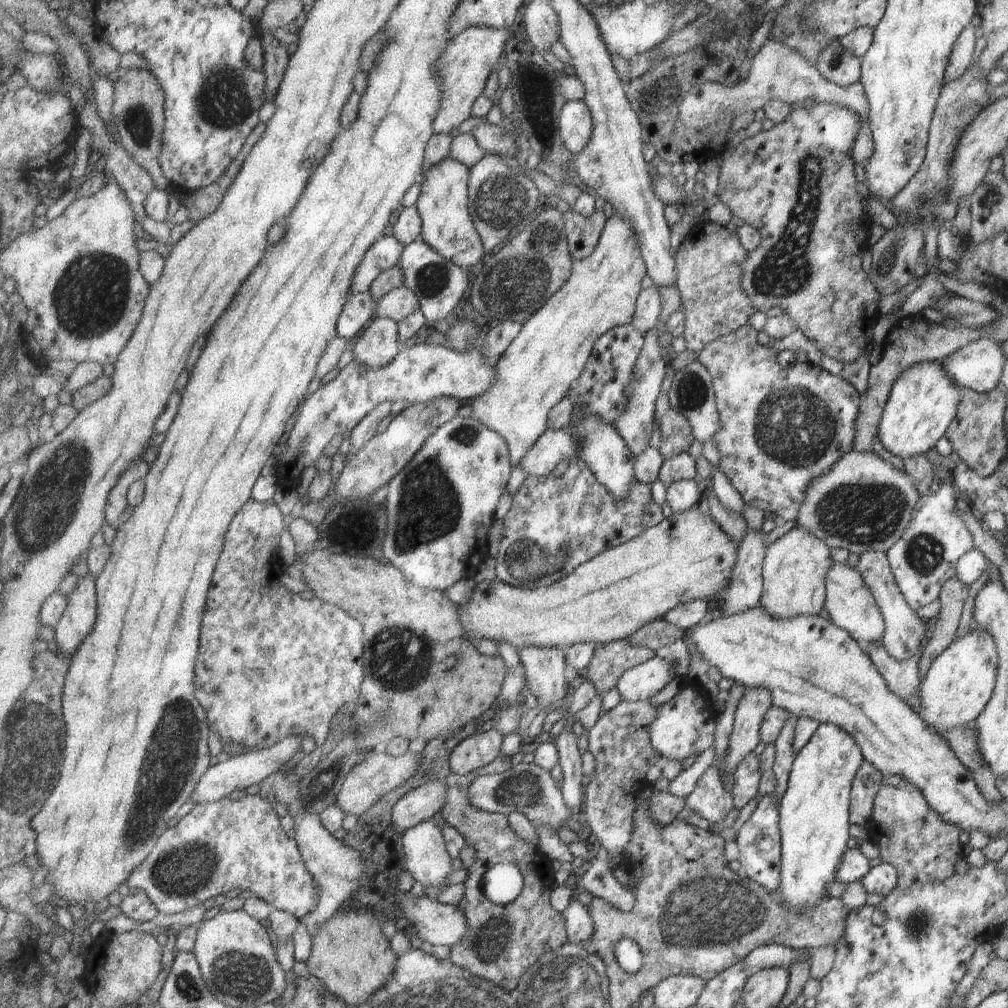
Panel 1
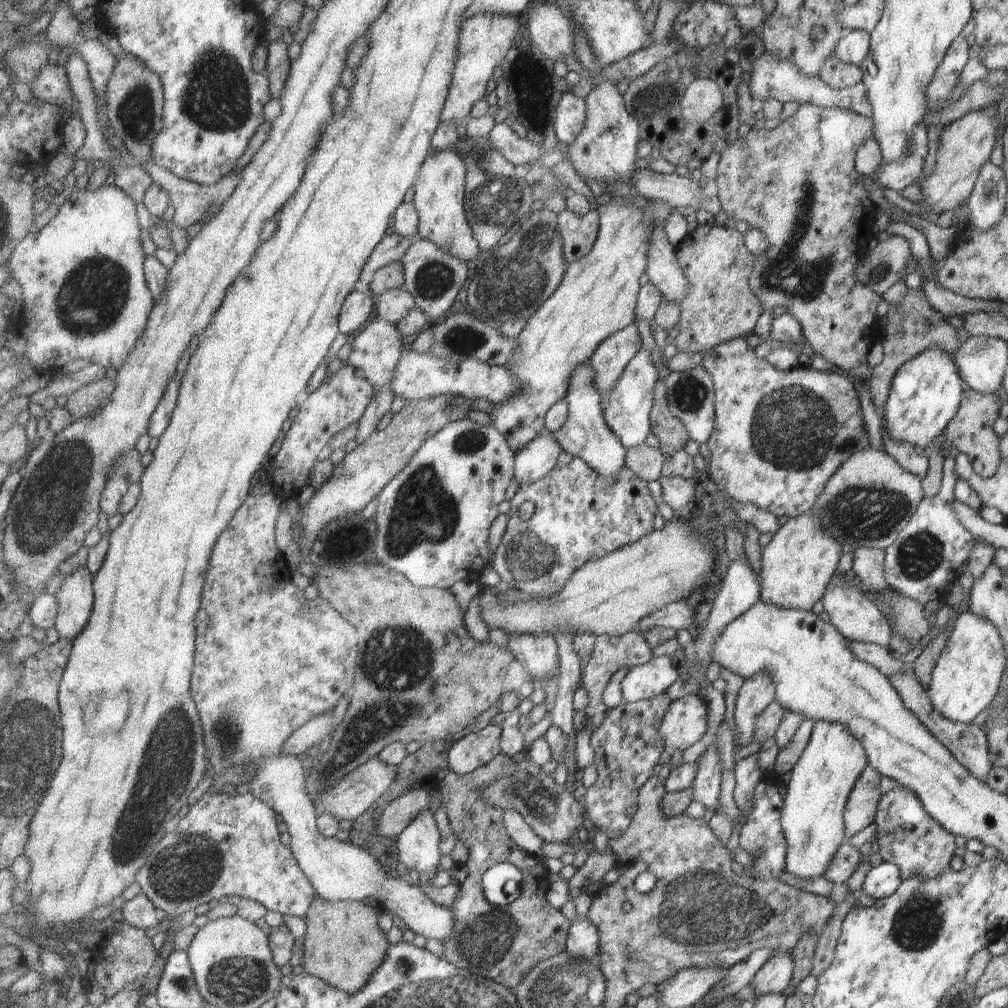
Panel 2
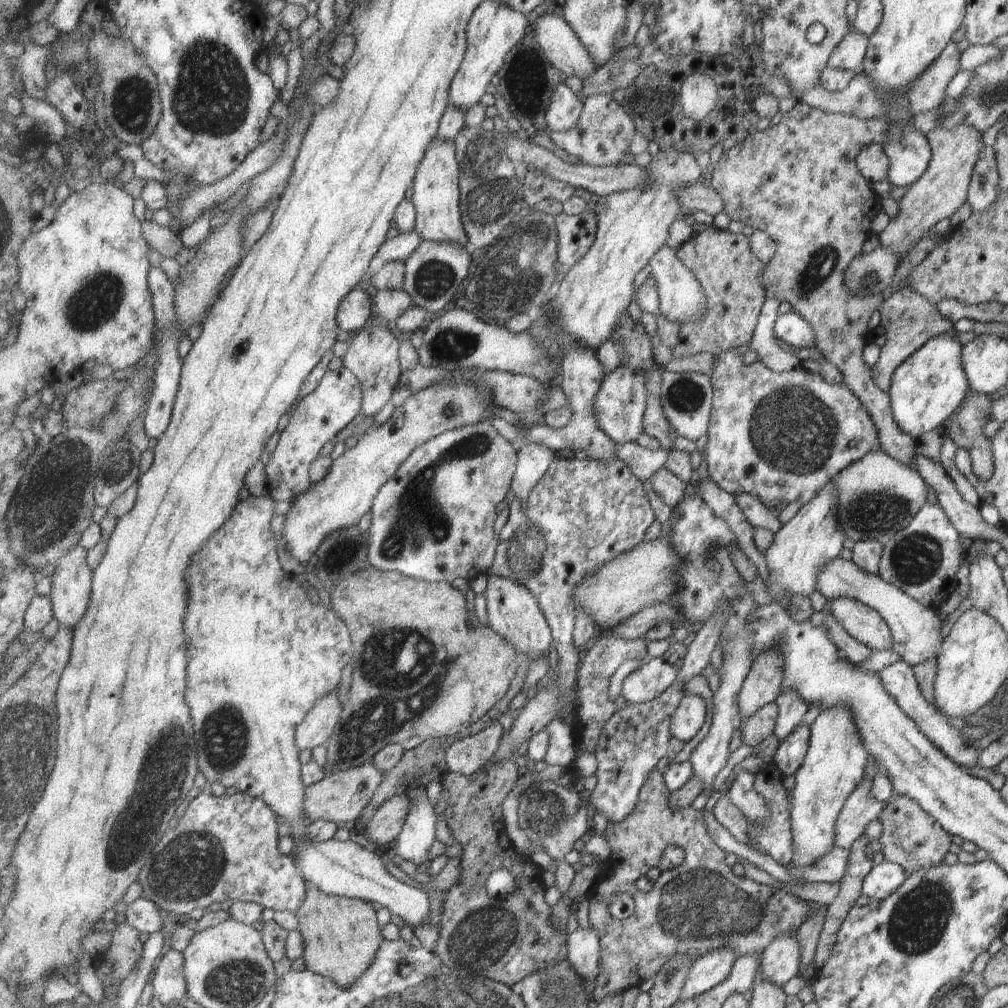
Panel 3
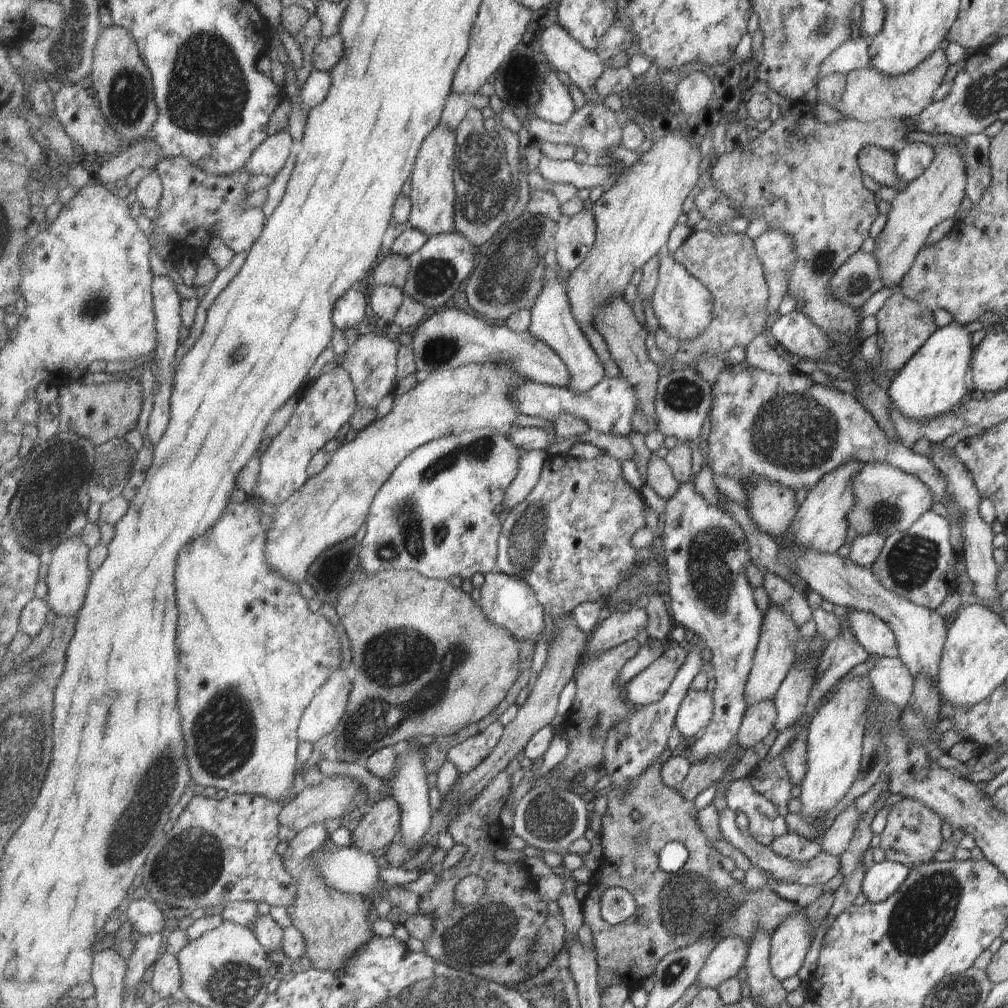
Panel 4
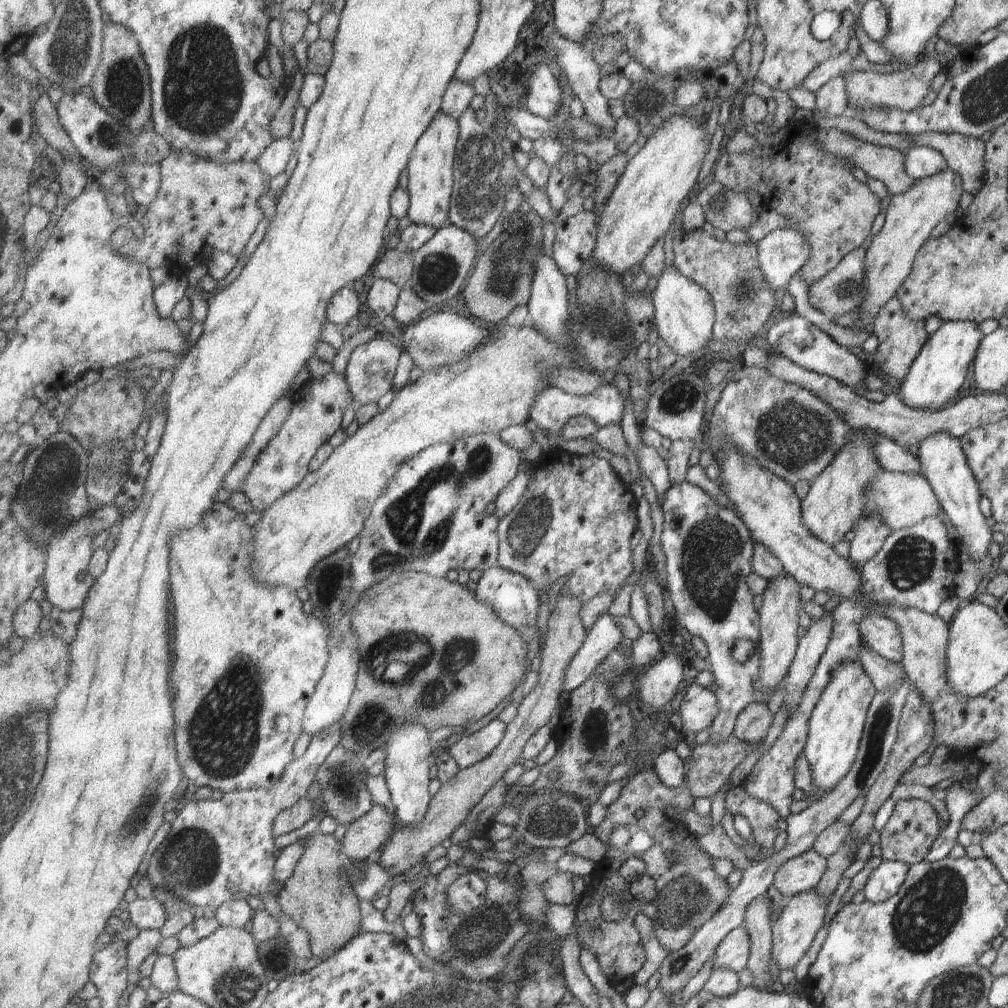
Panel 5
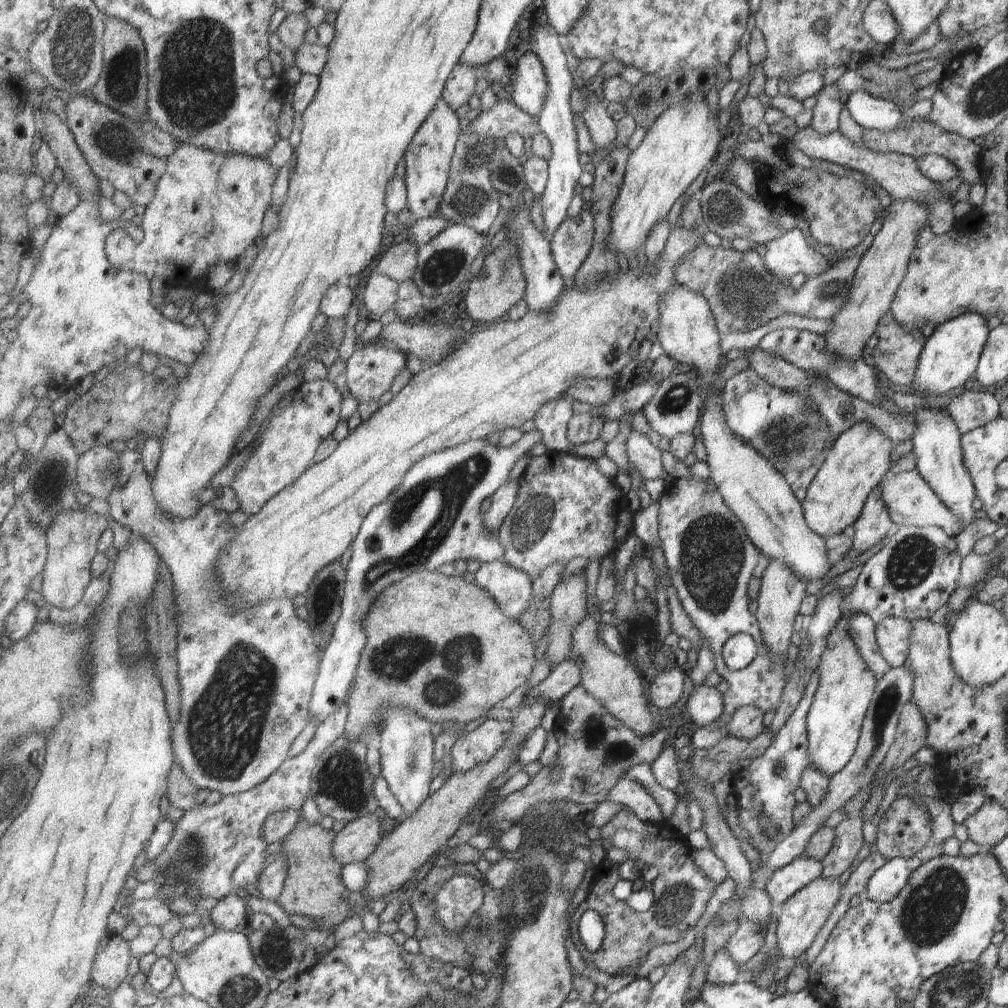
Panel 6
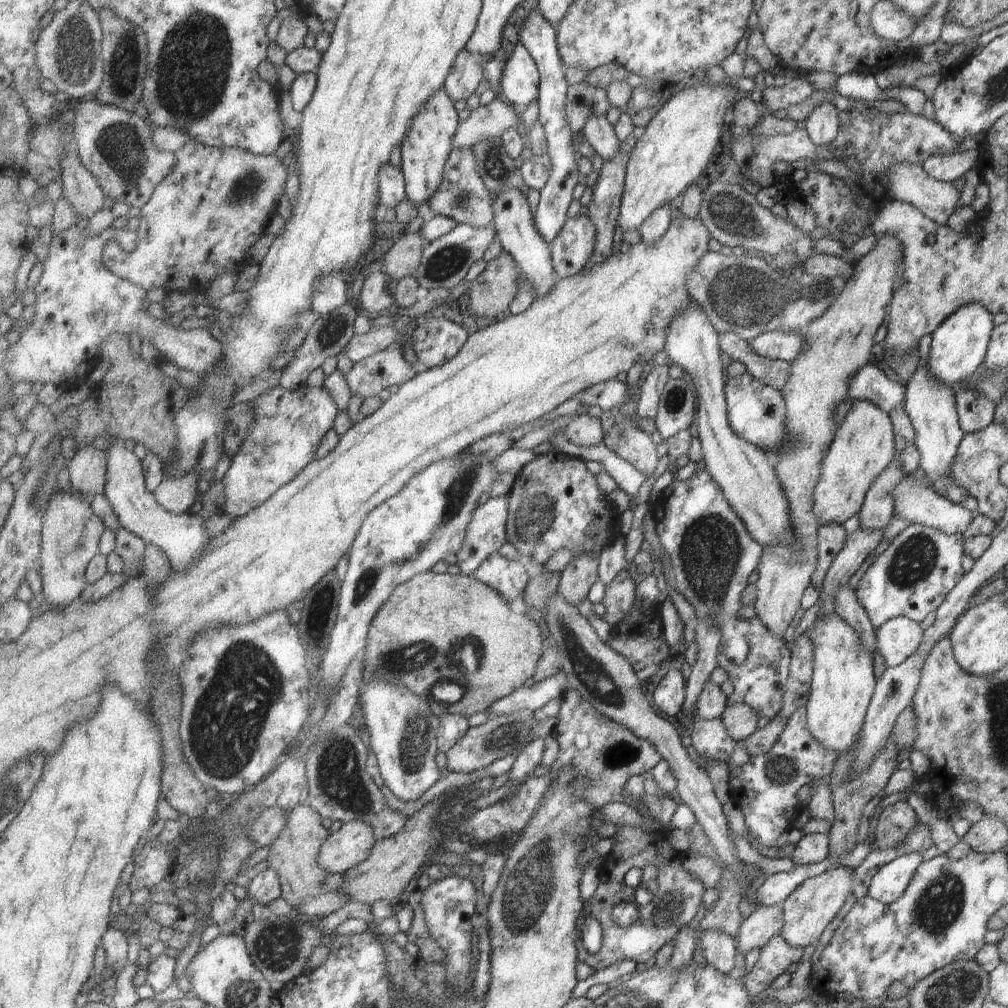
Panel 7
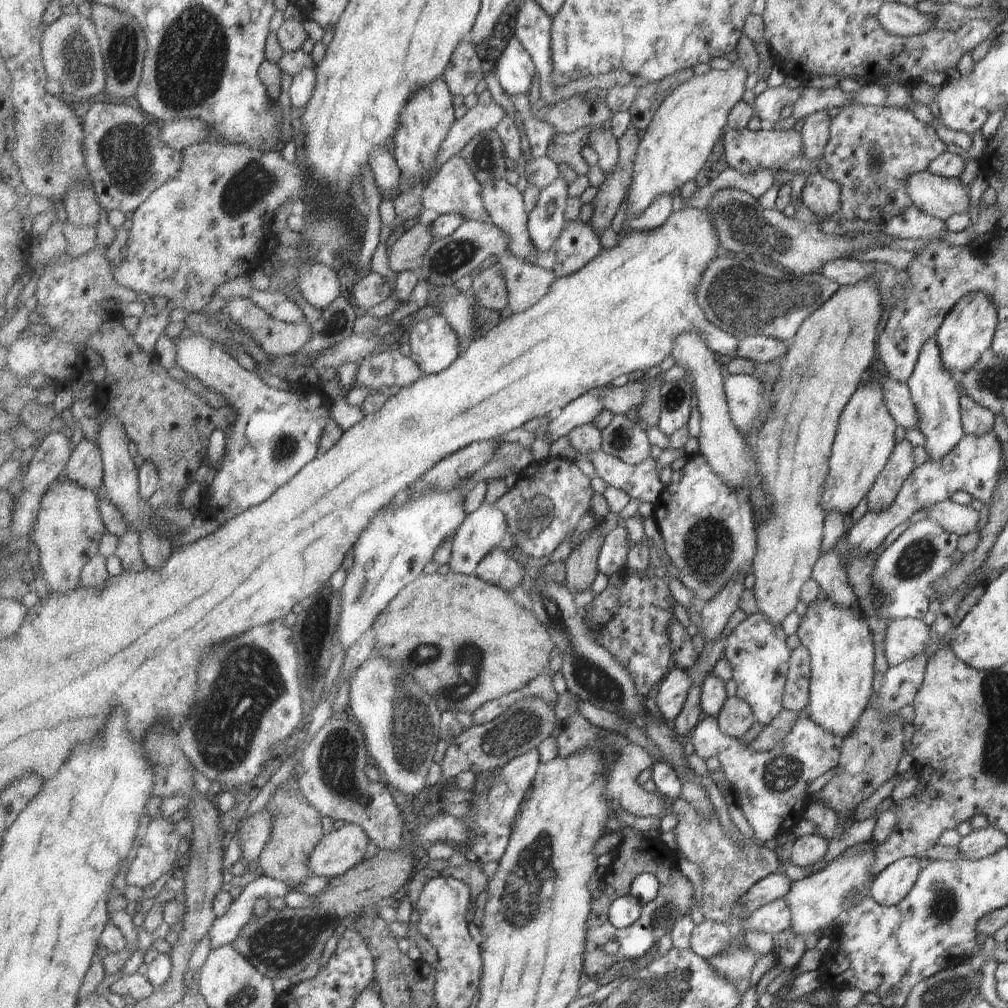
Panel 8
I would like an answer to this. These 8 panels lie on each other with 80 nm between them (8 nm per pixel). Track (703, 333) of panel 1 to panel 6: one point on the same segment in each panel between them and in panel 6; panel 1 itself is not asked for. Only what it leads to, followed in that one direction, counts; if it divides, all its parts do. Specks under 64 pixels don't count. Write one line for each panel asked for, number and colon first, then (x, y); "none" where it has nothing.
2: (720, 307)
3: (723, 262)
4: (728, 264)
5: (732, 273)
6: (742, 293)

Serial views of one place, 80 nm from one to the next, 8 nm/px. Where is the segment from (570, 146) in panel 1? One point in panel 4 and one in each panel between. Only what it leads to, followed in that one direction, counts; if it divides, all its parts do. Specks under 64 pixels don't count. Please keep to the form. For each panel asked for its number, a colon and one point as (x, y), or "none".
2: (571, 118)
3: (566, 109)
4: (557, 107)

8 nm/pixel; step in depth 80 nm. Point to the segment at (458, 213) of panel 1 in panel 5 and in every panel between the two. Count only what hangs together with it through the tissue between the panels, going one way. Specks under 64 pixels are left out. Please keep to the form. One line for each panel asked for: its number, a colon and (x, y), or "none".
2: (440, 190)
3: (437, 196)
4: (433, 195)
5: (431, 182)

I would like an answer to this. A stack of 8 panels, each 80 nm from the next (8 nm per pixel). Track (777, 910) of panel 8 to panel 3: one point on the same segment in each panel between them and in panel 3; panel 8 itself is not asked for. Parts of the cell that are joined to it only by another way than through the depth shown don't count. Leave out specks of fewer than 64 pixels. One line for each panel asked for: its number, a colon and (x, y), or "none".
3: (713, 969)
4: (727, 960)
5: (734, 953)
6: (748, 940)
7: (764, 923)

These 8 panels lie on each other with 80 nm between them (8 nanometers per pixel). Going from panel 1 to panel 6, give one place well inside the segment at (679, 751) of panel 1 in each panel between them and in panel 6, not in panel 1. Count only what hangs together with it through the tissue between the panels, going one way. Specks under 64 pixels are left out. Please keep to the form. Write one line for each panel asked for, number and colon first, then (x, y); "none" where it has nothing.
2: (686, 722)
3: (690, 717)
4: (697, 710)
5: (699, 708)
6: (705, 705)

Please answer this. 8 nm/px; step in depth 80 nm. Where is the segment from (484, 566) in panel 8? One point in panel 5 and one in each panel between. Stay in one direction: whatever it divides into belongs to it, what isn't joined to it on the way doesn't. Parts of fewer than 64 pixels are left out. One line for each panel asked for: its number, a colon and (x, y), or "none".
5: (514, 599)
6: (512, 589)
7: (508, 577)

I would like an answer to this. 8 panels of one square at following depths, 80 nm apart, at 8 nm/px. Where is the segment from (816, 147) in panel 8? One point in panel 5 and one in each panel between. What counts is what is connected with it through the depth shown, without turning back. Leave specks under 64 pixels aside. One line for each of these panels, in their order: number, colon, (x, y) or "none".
5: (830, 99)
6: (825, 112)
7: (821, 125)

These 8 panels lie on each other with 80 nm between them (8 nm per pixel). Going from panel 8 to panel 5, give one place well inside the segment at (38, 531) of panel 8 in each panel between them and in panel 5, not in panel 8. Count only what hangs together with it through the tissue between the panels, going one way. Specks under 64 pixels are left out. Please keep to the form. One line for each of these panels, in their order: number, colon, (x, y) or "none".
5: (67, 582)
6: (73, 540)
7: (72, 532)

